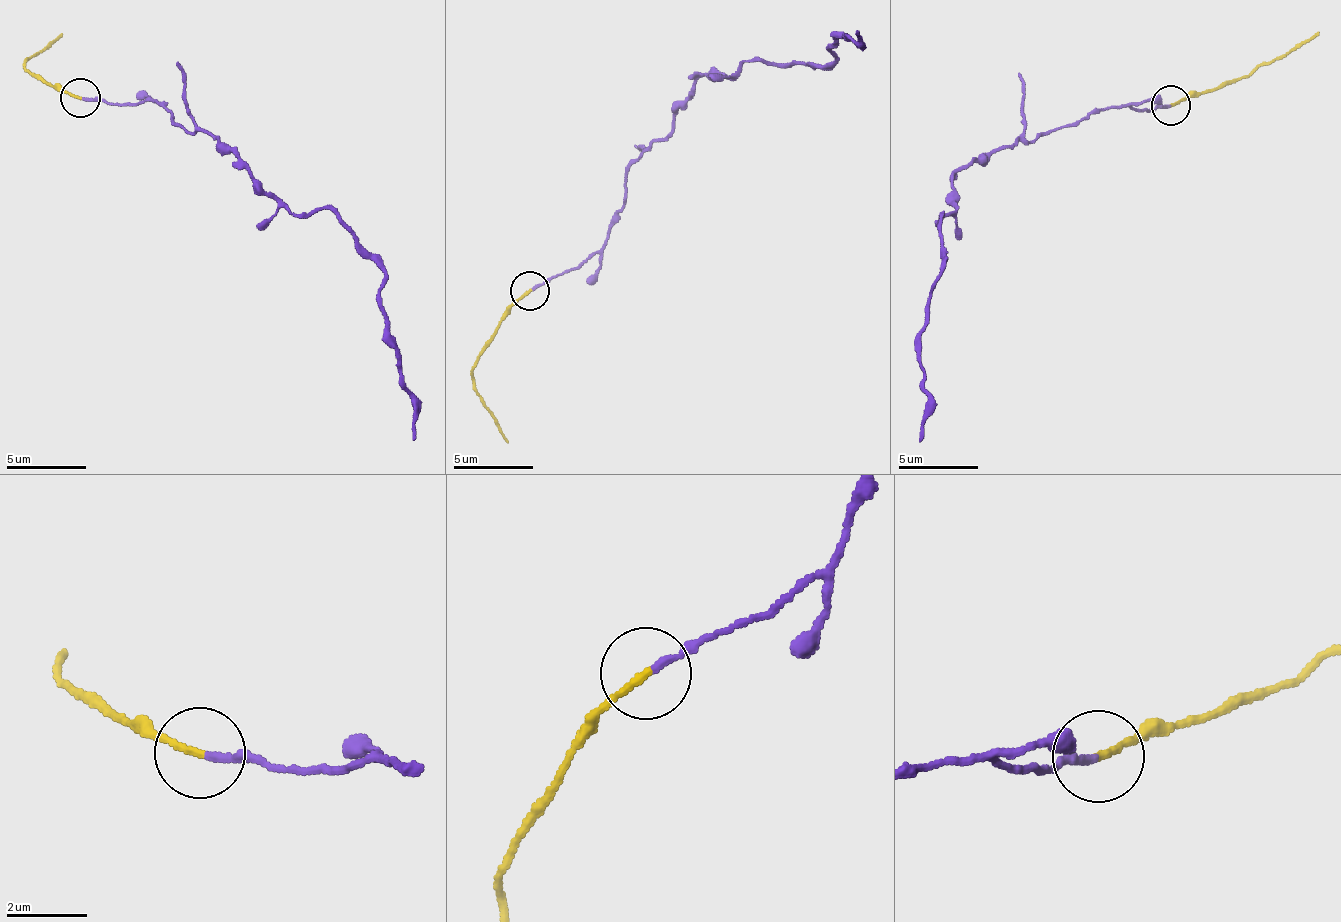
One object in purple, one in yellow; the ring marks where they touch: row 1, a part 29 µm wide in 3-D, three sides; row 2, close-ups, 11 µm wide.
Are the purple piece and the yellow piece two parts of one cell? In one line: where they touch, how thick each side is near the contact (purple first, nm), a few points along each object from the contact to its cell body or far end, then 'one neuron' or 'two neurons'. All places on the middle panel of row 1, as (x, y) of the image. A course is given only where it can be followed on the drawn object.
(529, 291) | 180/170 nm | purple via (530, 292), (601, 247), (628, 170), (701, 75), (834, 59), (835, 39), (857, 32) | yellow via (530, 292), (507, 312), (473, 370), (473, 390), (507, 444) | two neurons

